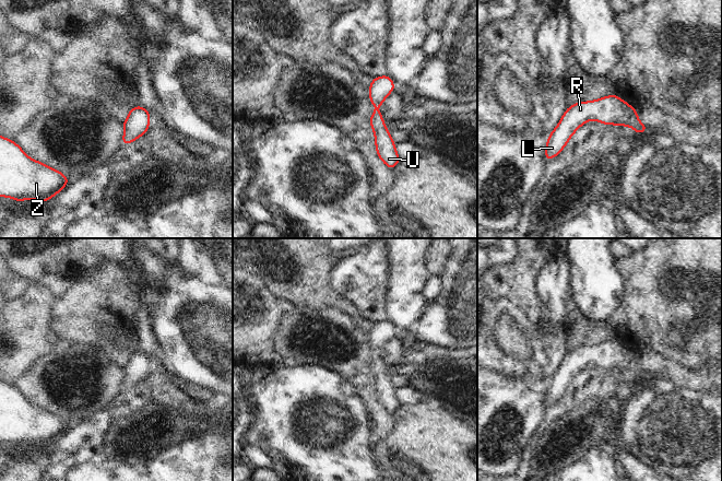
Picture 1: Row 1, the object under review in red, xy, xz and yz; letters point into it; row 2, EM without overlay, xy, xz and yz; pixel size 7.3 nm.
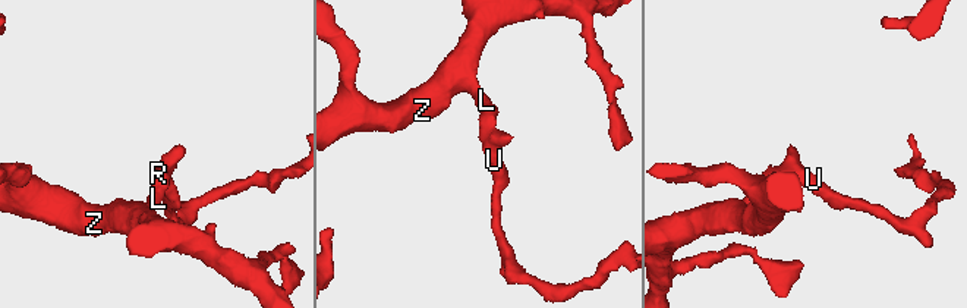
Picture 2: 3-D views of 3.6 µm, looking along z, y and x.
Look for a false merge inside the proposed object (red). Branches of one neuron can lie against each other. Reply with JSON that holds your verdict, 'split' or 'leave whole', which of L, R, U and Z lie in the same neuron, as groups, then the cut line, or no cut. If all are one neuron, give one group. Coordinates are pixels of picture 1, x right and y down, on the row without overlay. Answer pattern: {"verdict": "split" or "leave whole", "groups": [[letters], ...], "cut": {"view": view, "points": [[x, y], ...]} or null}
{"verdict": "leave whole", "groups": [["L", "R", "U", "Z"]], "cut": null}

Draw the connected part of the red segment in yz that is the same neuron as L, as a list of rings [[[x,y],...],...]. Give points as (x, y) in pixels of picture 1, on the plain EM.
[[[616,339],[593,347],[576,348],[567,353],[558,371],[549,378],[545,392],[545,404],[558,400],[570,382],[588,365],[605,369],[634,372],[635,378],[647,377],[648,373],[639,366],[637,355]]]

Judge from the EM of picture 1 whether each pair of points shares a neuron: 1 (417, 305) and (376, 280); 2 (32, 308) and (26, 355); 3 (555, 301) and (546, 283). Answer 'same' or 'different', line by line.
1: different
2: same
3: same

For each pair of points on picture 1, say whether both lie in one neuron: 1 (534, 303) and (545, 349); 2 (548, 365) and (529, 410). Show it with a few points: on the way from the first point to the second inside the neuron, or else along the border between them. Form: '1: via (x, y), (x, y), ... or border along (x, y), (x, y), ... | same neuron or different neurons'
1: border along (517, 306), (535, 324) | different neurons
2: border along (517, 377), (532, 373), (548, 378) | different neurons

